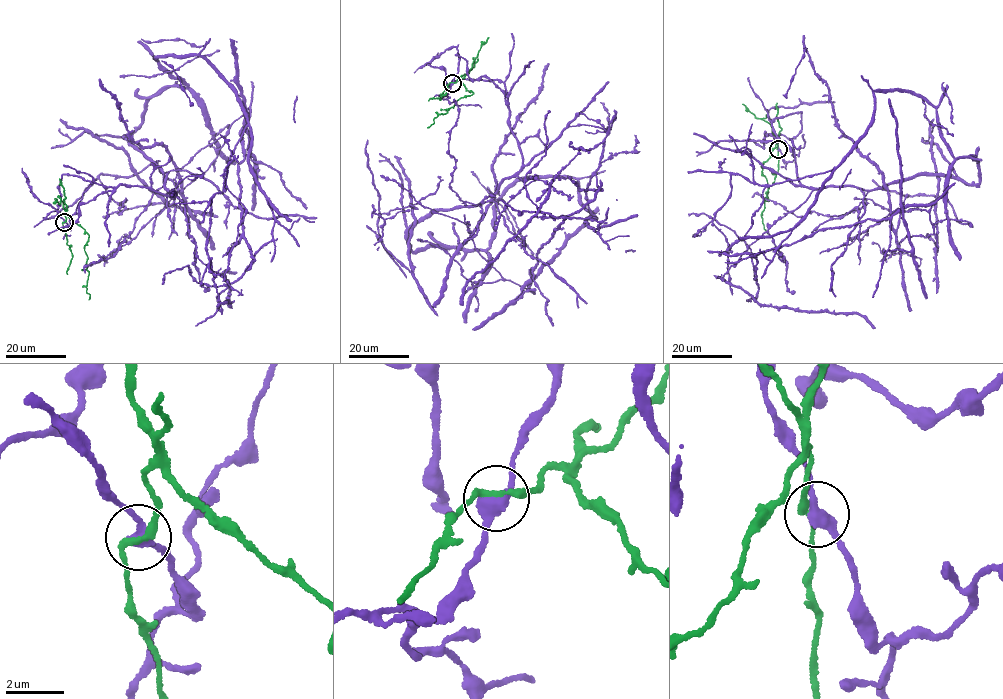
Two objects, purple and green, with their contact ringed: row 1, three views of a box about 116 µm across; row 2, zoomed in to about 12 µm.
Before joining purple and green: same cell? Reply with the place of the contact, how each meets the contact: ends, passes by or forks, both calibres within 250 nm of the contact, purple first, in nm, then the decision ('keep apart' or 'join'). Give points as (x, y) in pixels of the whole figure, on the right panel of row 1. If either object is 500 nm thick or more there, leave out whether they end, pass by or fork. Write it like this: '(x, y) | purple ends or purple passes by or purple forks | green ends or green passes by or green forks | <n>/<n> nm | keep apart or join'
(778, 149) | purple passes by | green passes by | 400/200 nm | keep apart

